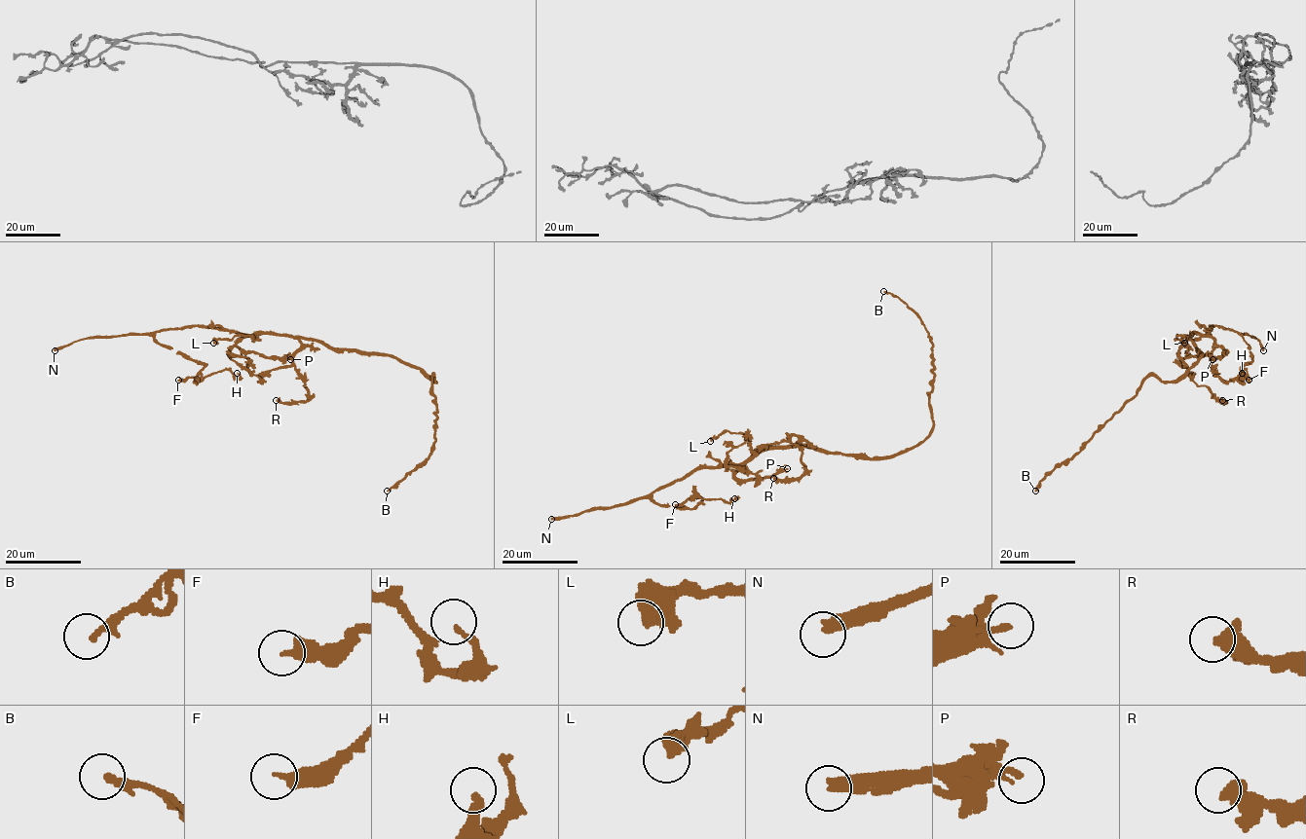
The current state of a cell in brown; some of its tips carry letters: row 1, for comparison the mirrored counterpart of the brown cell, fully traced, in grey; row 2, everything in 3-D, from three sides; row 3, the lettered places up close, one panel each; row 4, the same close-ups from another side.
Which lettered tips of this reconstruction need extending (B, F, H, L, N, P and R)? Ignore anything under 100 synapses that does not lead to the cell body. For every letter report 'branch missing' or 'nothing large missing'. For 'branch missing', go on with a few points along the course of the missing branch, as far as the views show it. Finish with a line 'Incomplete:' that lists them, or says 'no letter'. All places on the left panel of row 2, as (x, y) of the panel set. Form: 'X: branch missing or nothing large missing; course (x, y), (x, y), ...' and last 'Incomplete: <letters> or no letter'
B: nothing large missing
F: nothing large missing
H: nothing large missing
L: nothing large missing
N: branch missing
P: nothing large missing
R: nothing large missing
Incomplete: N

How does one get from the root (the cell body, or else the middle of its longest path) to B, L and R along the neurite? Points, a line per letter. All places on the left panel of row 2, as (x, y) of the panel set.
B: (327, 344), (348, 350), (391, 354), (422, 369), (434, 381), (435, 377), (434, 450), (387, 491)
L: (327, 344), (267, 333), (260, 333), (255, 339), (249, 335), (235, 335), (213, 343)
R: (327, 344), (300, 339), (301, 346), (293, 358), (293, 365), (305, 383), (308, 399), (284, 403), (276, 400)

